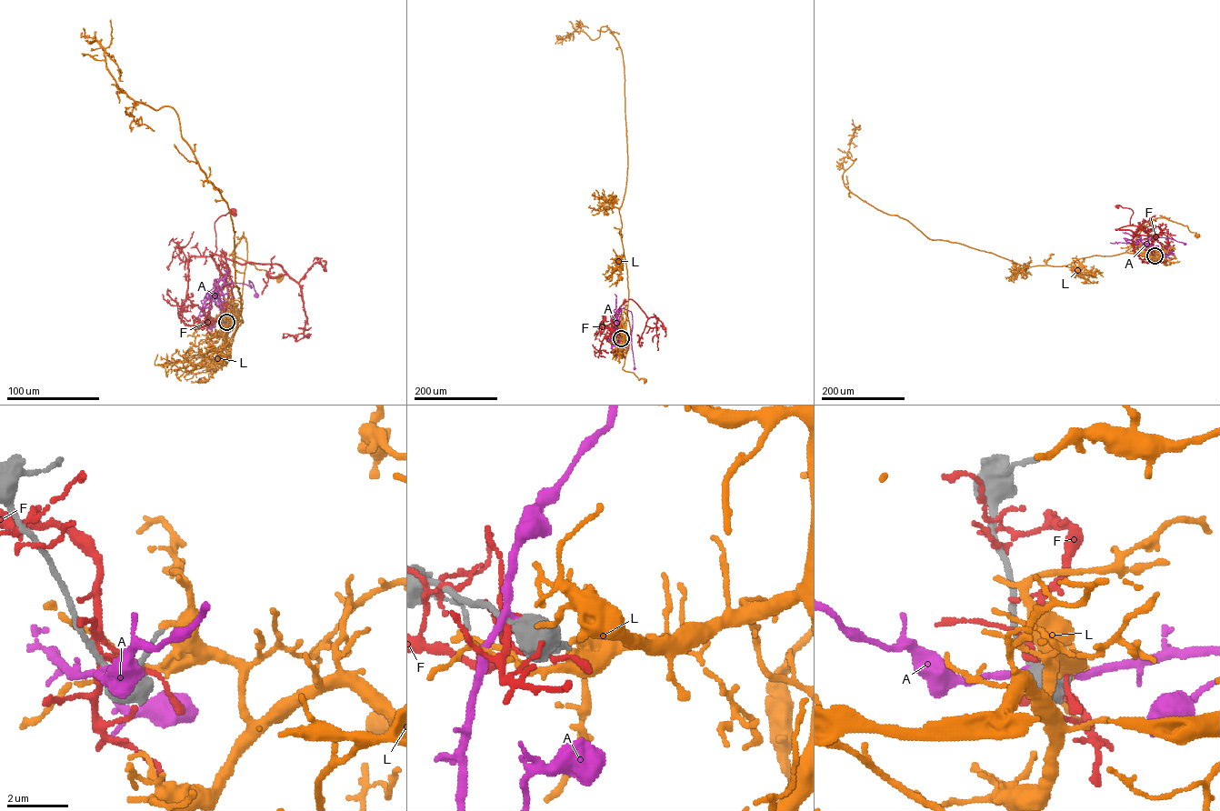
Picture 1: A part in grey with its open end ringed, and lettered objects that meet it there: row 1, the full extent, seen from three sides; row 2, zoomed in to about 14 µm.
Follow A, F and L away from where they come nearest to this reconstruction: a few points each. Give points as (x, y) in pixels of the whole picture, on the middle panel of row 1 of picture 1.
A: (620, 338), (620, 346), (616, 318), (624, 308), (632, 315), (634, 368)
F: (620, 338), (617, 336), (622, 335), (614, 323), (614, 317), (624, 301)
L: (621, 339), (624, 336), (627, 309), (630, 337), (622, 369), (644, 381)

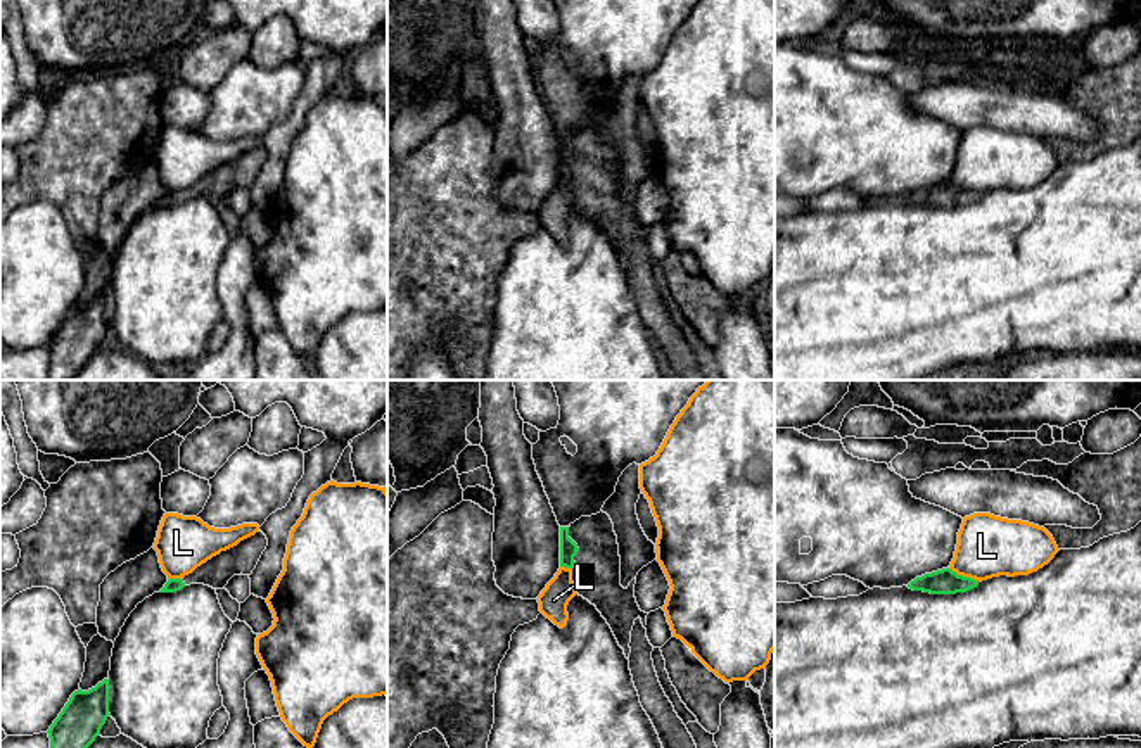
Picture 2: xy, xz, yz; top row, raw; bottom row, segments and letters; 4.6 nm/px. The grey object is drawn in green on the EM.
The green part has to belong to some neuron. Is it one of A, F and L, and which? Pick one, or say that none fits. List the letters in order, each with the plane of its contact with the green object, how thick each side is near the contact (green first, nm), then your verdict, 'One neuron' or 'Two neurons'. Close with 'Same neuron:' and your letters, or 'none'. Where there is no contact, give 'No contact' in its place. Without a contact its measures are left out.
A: No contact. Two neurons
F: No contact. Two neurons
L: Touches green in yz. Thickness 120 nm (green) against 280 nm. Two neurons
Same neuron: none

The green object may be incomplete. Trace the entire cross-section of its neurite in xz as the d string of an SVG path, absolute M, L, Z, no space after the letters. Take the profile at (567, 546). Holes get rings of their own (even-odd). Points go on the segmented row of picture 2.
M607 513L560 527L560 567L572 570L576 593L596 606L629 658L634 620L640 617L645 627L648 613L636 603L636 577L626 589L621 586L619 544Z

